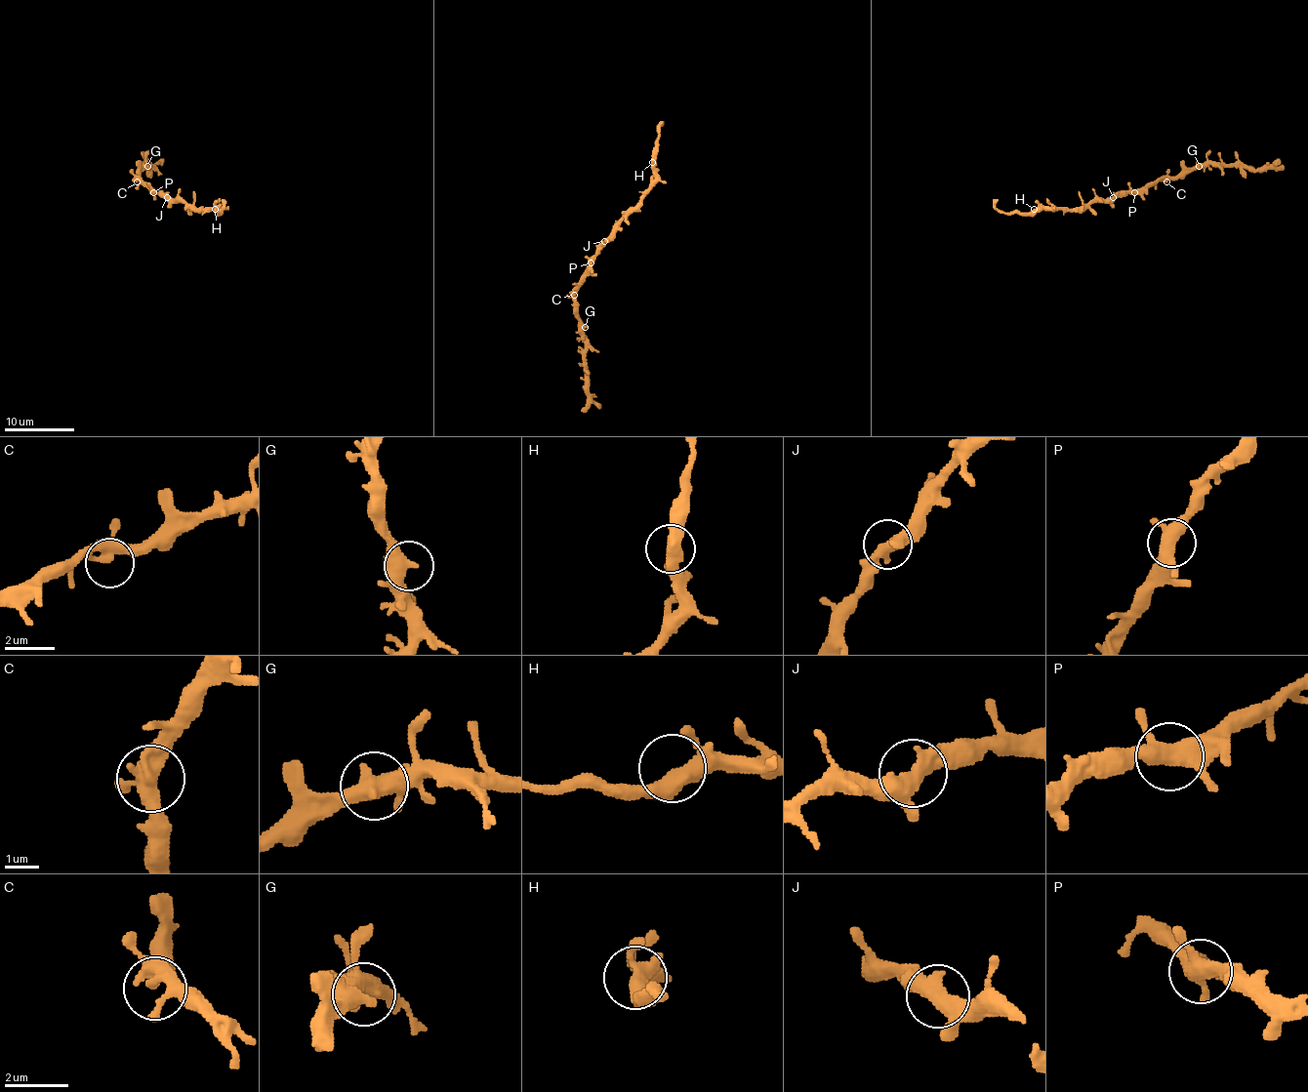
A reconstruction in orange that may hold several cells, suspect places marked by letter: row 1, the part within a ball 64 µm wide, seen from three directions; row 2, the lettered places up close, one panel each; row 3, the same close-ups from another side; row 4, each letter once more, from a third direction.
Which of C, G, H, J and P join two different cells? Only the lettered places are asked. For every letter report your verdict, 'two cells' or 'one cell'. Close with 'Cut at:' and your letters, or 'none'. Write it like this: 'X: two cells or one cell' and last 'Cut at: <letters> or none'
C: one cell
G: one cell
H: one cell
J: one cell
P: one cell
Cut at: none

